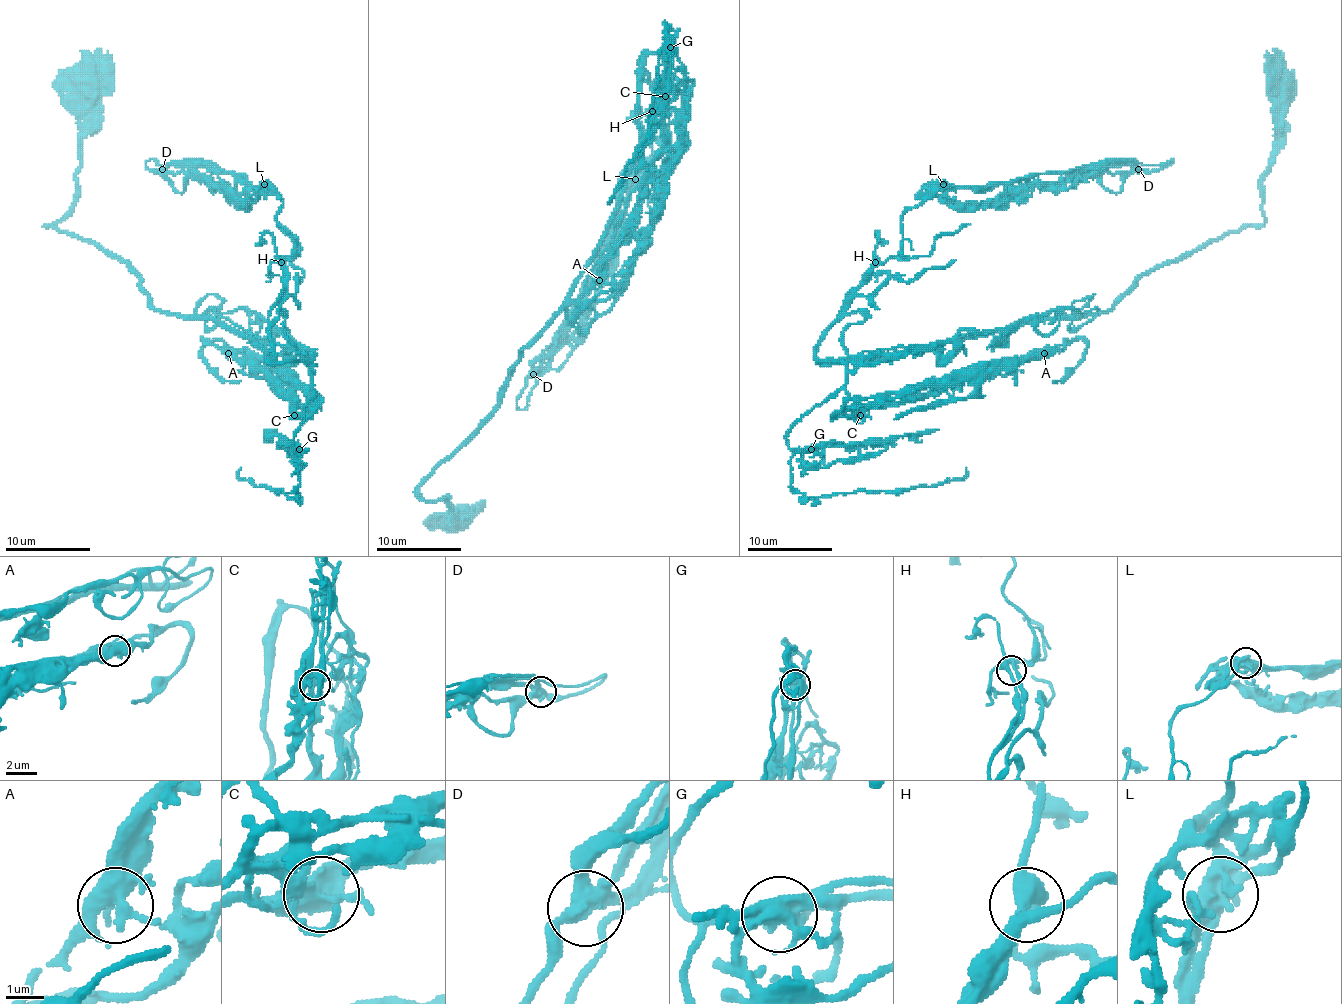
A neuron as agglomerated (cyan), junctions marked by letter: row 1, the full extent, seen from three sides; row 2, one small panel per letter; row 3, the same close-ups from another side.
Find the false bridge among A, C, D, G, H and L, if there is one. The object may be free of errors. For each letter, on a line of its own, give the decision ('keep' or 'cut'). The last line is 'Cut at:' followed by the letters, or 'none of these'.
A: keep
C: keep
D: keep
G: keep
H: keep
L: keep
Cut at: none of these

